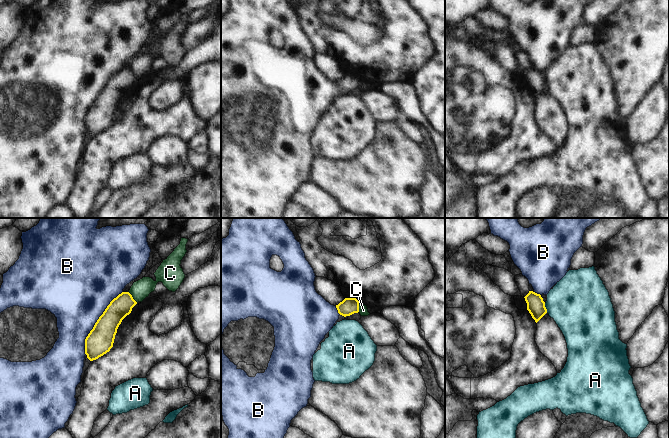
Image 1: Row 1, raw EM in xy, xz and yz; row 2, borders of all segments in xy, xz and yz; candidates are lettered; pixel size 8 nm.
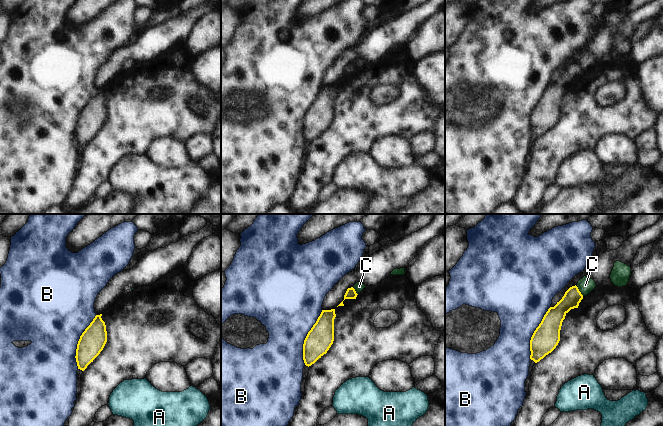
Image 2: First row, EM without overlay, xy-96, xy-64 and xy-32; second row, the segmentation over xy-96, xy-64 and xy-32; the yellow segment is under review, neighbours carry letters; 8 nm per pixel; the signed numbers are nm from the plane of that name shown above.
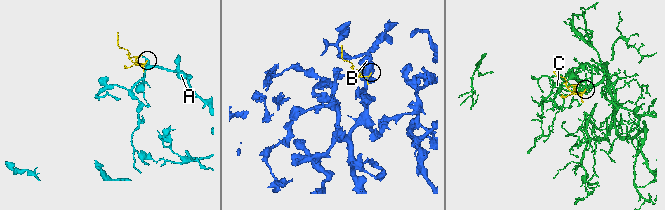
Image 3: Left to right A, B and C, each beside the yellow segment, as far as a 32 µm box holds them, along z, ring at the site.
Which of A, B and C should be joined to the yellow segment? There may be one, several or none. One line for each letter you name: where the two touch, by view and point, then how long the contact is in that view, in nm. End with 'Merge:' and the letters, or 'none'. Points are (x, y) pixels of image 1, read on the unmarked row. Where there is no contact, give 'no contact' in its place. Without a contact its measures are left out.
Merge: none

